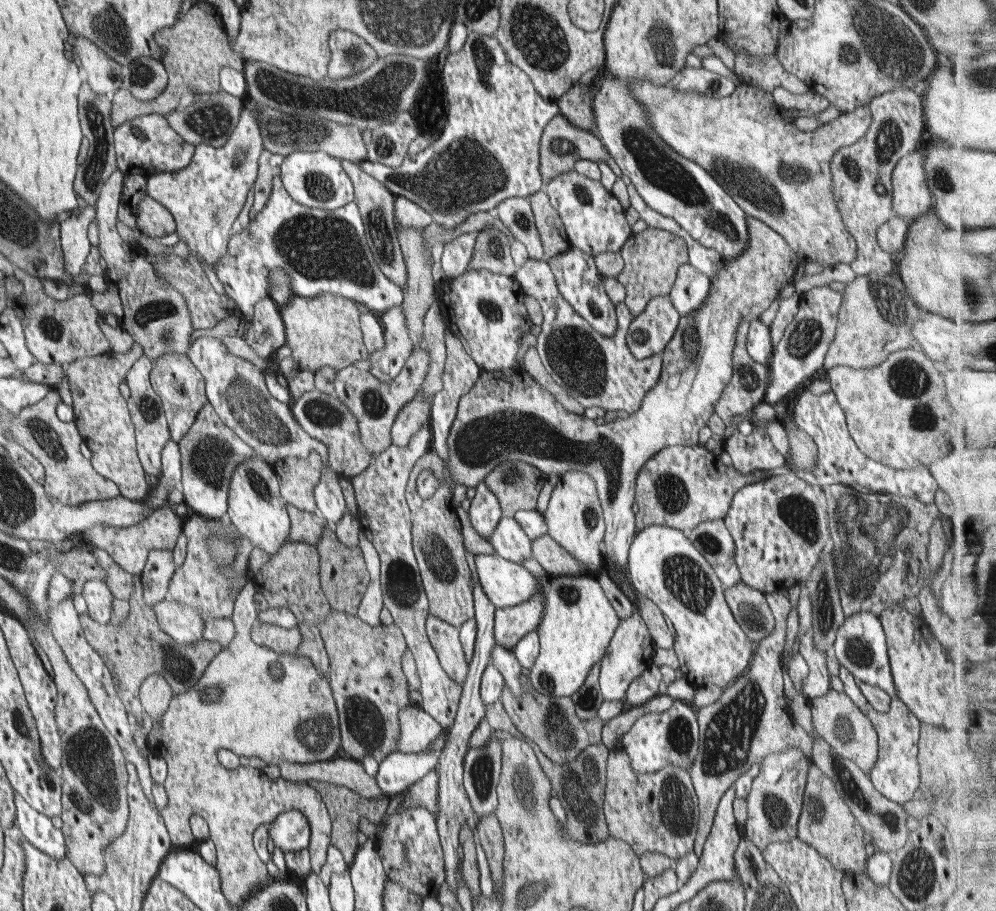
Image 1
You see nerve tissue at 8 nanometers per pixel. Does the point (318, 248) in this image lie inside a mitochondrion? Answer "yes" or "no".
yes

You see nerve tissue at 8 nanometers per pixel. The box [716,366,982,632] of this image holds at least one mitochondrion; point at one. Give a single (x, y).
(854, 508)

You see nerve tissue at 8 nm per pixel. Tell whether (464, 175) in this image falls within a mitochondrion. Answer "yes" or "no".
yes

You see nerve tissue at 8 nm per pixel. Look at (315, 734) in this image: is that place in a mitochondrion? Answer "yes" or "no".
yes

